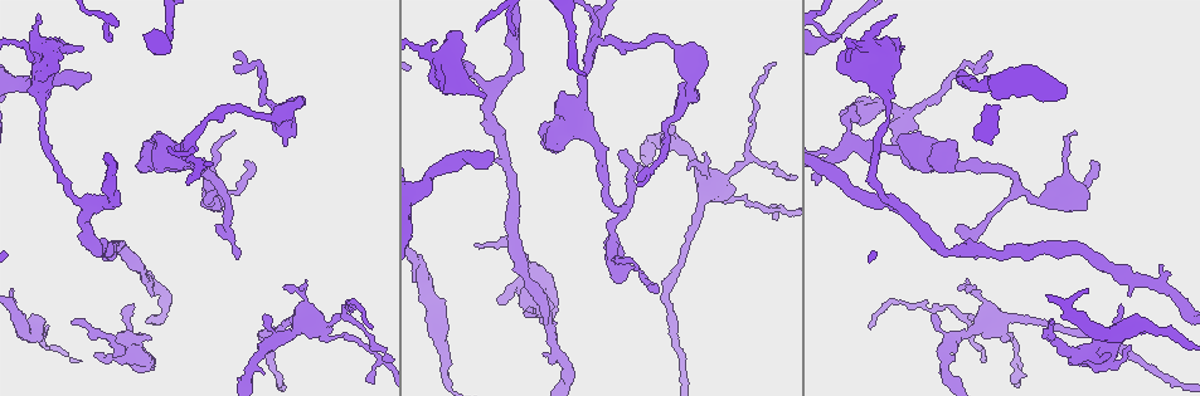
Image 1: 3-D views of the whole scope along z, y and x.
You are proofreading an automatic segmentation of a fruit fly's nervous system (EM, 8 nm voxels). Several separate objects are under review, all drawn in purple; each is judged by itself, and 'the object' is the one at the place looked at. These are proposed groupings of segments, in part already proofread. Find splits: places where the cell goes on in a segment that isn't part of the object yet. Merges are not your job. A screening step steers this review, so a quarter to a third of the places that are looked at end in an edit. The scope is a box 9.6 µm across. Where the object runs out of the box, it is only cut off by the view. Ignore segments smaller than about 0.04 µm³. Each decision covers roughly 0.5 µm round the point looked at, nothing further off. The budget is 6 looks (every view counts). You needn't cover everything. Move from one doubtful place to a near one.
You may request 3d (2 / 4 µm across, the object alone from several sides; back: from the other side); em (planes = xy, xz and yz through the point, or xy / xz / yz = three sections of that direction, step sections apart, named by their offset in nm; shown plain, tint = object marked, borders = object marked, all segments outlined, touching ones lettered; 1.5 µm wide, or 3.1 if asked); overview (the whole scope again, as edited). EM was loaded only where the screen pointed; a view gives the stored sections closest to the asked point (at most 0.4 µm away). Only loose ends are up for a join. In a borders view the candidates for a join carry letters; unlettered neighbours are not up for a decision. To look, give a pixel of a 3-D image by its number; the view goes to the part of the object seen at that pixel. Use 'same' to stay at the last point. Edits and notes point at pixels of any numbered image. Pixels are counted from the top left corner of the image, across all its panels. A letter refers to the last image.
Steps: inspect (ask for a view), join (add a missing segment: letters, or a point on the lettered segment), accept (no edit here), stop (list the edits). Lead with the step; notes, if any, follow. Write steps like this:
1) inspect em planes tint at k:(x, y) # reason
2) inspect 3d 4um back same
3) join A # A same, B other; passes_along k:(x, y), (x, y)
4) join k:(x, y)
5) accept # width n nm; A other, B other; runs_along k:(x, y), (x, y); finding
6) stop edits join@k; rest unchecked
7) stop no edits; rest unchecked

inspect em planes borders at 1:(640, 169) # tapers out

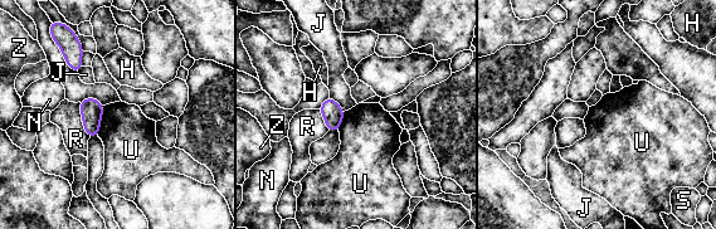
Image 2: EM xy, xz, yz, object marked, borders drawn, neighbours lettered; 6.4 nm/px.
accept # longest_contact R 240 nm; H other, J other, N other, R other, S other, U other, Z other; border 2:(103, 106), (97, 135); no lettered segment goes on from it

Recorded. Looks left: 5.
inspect em planes borders at 1:(1107, 353) # tapers out

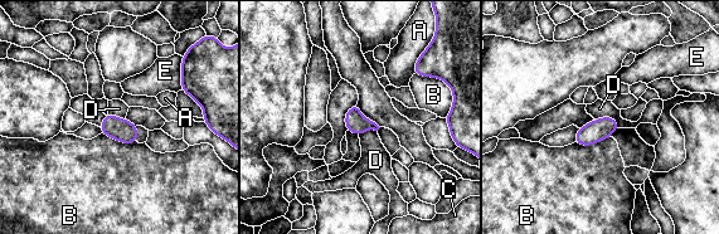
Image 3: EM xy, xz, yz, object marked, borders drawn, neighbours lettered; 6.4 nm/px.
accept # A other, B other, C other, D other, E other; border 3:(594, 118), (612, 117), (618, 127); no lettered segment goes on from it

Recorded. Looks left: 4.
inspect 3d 4um at 1:(1077, 132) # thin end

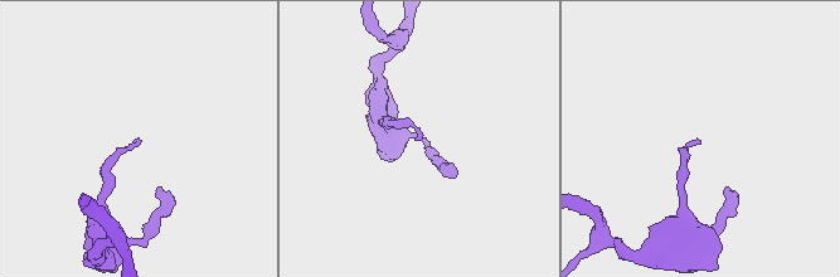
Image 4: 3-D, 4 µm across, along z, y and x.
inspect em planes borders at 4:(136, 139)

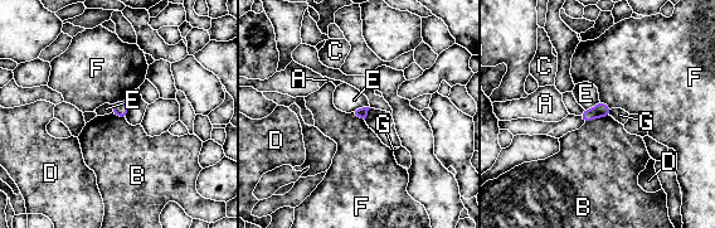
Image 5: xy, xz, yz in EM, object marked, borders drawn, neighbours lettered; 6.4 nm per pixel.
accept # longest_contact B 180 nm; A other, B other, C other, D other, E other, F other, G other; border 5:(123, 98), (112, 105); no lettered segment goes on from it

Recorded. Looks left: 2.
stop no edits; rest unchecked

